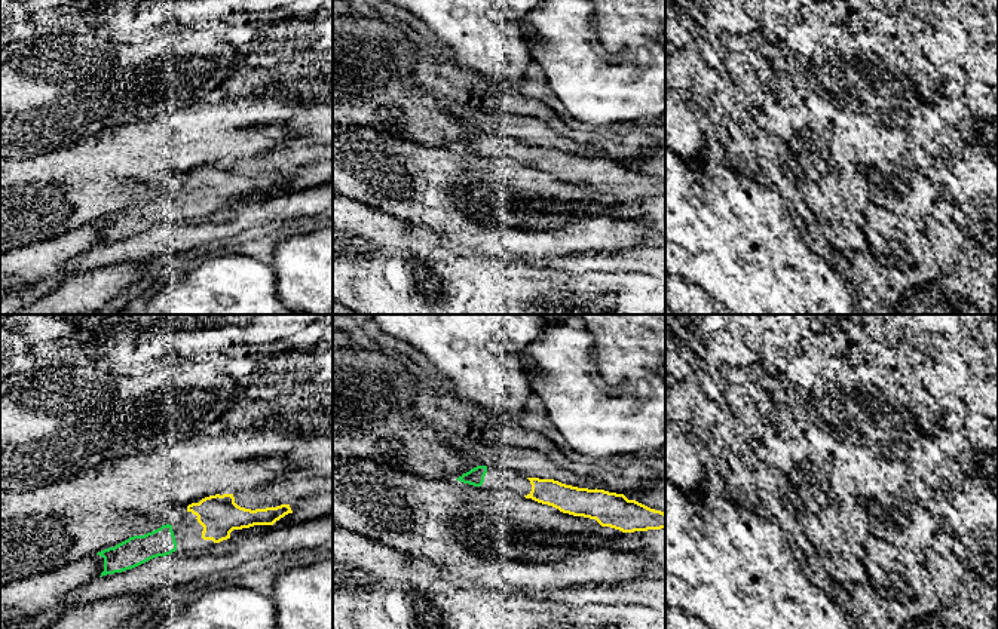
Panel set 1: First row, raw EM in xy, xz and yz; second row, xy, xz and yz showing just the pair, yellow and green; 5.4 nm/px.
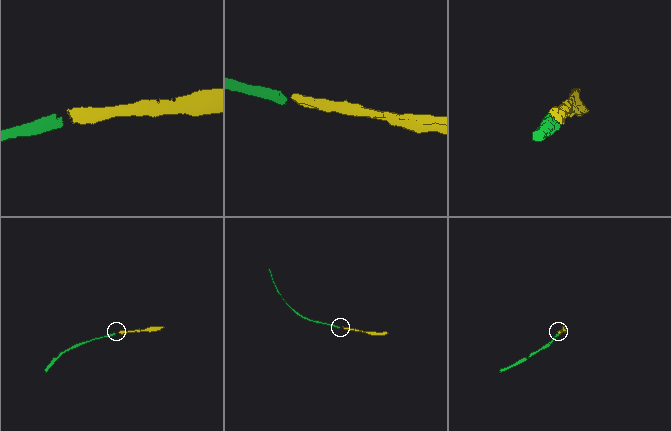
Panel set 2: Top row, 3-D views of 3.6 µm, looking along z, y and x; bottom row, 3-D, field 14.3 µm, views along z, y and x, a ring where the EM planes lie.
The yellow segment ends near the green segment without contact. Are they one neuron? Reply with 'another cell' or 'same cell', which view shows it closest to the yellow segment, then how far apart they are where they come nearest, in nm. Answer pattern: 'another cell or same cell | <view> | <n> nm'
same cell | xy | 120 nm

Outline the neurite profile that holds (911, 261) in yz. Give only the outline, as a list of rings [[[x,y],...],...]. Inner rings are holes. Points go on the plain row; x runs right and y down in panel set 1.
[[[870,200],[858,203],[869,227],[887,242],[890,252],[878,257],[879,263],[891,273],[897,289],[943,280],[931,245],[922,230],[904,215],[897,215]]]

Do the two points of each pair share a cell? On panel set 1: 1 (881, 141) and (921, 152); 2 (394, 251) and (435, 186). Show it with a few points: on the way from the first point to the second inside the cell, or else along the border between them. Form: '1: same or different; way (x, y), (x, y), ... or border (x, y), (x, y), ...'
1: different; border (908, 143), (911, 153)
2: different; border (379, 209), (404, 221), (424, 224), (444, 236)

